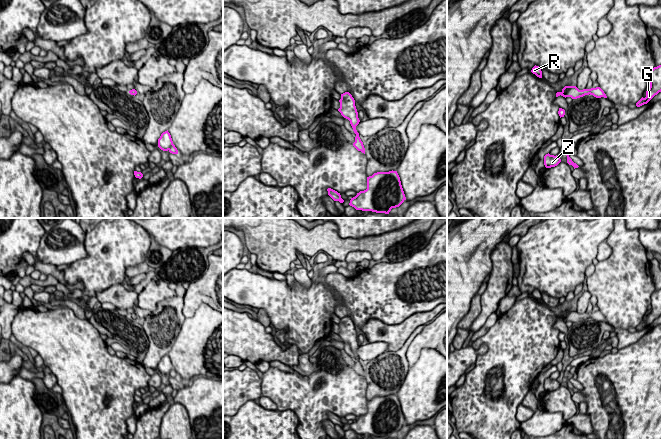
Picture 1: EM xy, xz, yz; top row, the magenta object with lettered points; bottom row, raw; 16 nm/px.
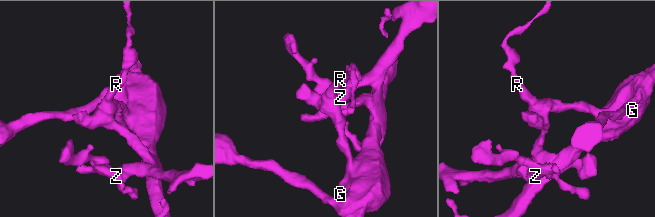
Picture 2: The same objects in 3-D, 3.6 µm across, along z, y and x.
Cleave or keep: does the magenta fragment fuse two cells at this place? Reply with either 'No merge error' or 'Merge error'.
Merge error

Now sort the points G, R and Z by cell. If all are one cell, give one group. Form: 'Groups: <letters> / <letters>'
Groups: G / R Z

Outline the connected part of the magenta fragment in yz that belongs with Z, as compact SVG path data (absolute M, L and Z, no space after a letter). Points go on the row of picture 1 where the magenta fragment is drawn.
M549 153L544 156L544 165L546 168L557 166L561 162L561 159Z

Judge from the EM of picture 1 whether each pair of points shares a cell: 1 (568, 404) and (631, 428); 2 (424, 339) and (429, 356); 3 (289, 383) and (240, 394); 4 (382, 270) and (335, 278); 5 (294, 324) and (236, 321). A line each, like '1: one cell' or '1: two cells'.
1: two cells
2: two cells
3: two cells
4: one cell
5: two cells

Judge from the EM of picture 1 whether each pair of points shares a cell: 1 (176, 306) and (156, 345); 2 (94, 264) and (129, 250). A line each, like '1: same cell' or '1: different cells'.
1: same cell
2: same cell

